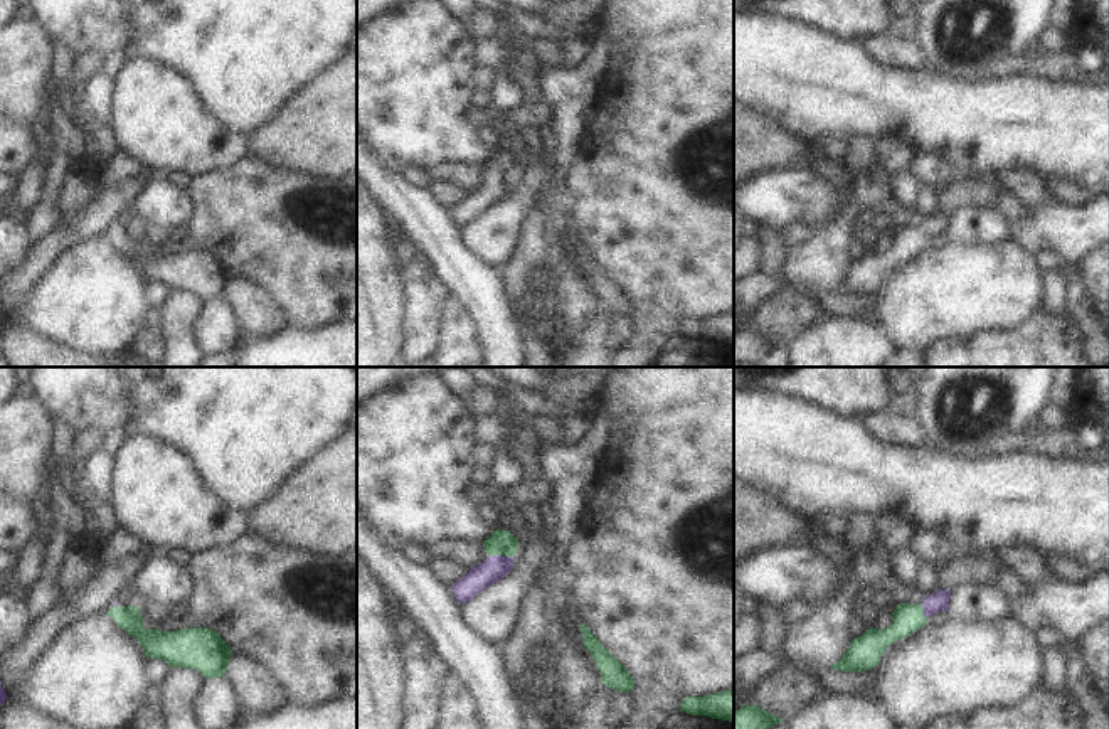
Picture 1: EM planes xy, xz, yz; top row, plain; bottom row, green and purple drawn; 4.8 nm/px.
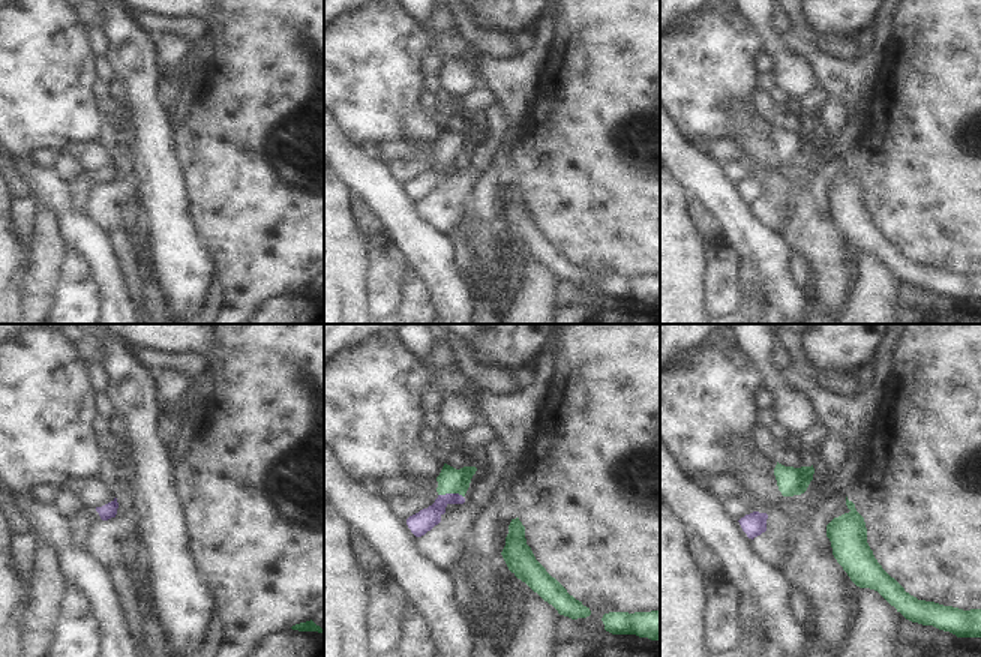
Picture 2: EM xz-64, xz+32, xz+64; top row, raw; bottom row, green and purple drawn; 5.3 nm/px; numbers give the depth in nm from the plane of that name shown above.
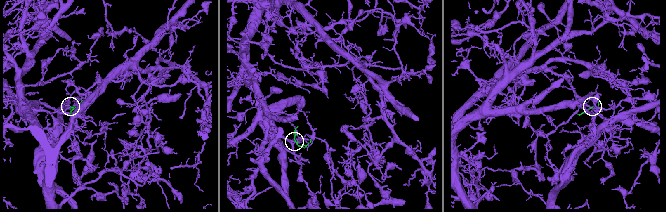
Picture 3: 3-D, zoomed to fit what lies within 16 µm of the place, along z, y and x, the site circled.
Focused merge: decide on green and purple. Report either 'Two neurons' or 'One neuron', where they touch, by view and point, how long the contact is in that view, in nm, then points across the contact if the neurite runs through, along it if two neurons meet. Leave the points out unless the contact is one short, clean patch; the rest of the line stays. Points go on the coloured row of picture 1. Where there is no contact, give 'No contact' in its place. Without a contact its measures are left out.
One neuron. Touches green at xz (500, 554). Shared border 110 nm. Path across: xz (500, 542), (500, 554), (493, 568)

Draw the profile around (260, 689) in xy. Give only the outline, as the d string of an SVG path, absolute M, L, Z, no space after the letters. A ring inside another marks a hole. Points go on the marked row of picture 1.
M232 655L226 677L239 690L246 712L274 714L289 704L273 668L251 655Z

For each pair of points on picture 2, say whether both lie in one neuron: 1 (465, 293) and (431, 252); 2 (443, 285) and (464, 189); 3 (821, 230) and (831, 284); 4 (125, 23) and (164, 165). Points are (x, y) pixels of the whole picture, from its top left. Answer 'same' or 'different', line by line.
1: same
2: different
3: same
4: same

